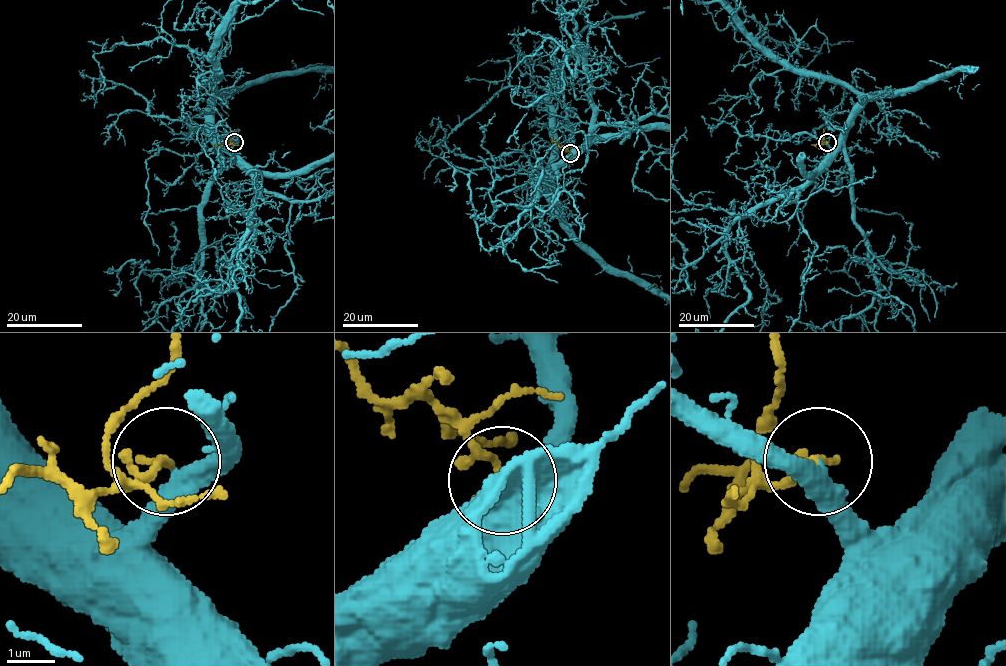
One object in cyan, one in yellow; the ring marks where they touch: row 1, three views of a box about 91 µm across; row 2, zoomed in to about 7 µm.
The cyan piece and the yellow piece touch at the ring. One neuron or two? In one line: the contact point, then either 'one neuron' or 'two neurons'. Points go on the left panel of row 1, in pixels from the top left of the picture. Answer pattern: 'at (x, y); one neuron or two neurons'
at (234, 142); one neuron

